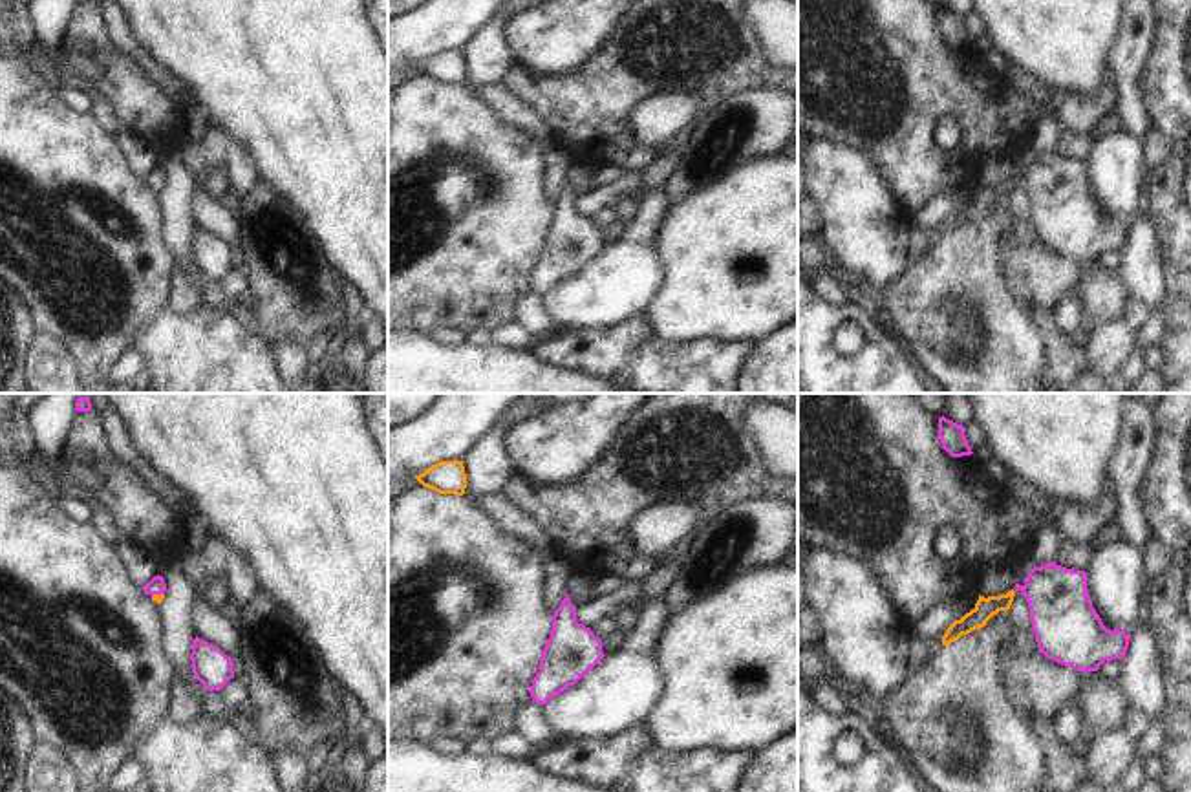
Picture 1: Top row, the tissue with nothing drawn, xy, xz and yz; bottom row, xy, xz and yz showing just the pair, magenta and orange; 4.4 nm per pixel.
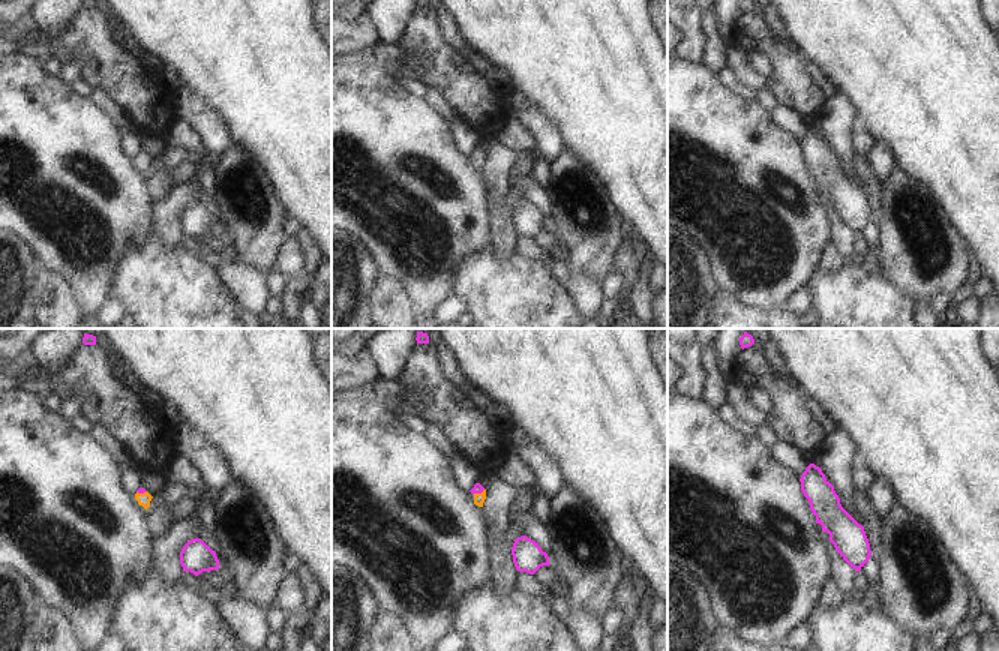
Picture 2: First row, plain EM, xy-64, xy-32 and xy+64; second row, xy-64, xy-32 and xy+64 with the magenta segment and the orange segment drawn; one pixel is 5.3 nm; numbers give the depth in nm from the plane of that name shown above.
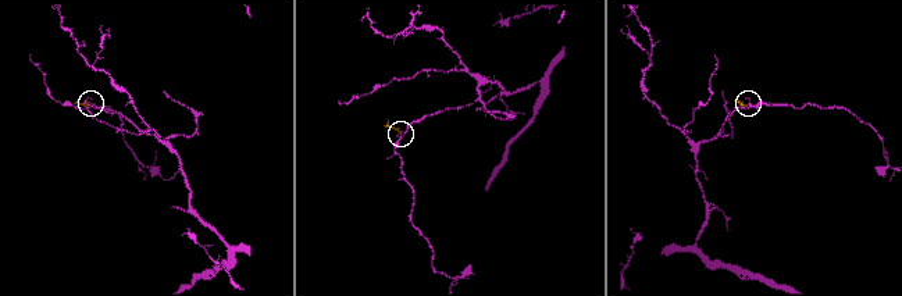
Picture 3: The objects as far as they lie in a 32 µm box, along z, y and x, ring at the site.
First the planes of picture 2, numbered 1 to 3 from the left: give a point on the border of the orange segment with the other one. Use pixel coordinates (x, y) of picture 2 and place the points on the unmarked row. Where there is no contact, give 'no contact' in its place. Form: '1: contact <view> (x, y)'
1: contact xy-64 (141, 156)
2: contact xy-32 (479, 156)
3: no contact

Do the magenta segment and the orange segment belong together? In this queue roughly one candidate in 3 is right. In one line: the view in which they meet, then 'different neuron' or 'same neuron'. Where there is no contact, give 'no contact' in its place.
contact in xy; same neuron

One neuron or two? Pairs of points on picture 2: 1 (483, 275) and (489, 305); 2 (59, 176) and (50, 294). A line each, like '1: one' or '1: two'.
1: one
2: two

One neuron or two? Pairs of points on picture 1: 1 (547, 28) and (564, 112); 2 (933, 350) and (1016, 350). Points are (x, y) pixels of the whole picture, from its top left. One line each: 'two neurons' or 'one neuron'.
1: two neurons
2: one neuron

